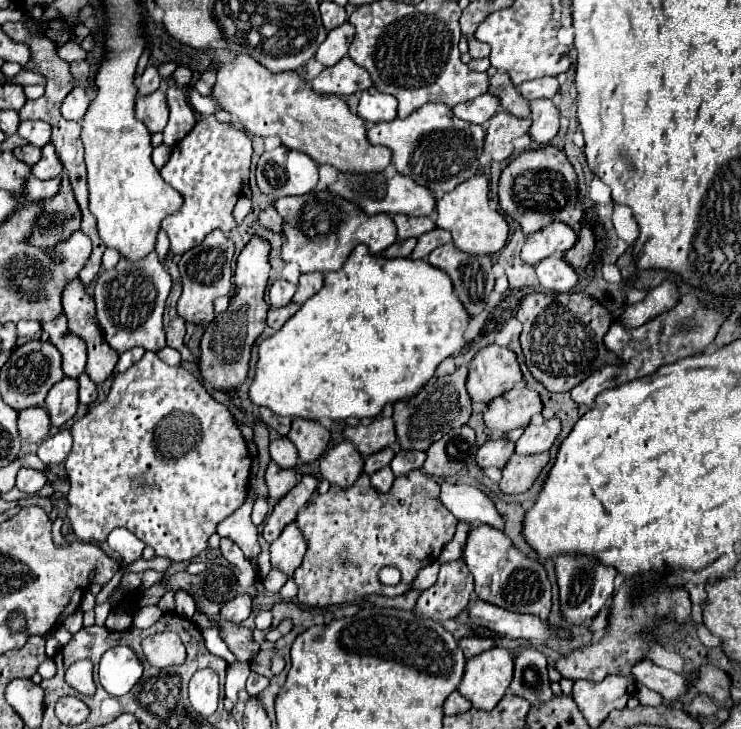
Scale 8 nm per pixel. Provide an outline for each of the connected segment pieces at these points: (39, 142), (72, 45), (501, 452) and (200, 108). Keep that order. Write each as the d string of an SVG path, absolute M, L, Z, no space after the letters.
M26 120L26 122L20 122L18 134L26 138L30 144L42 148L44 144L50 142L50 124L42 120Z
M68 40L66 44L62 44L58 48L58 56L64 60L64 62L74 62L74 60L84 60L86 58L86 50L80 46L80 42L74 42L74 40Z
M492 438L486 444L480 446L476 454L476 464L486 470L486 468L504 468L508 458L514 454L514 442L508 442L504 438Z
M188 86L188 88L186 88L186 92L188 92L190 106L192 106L198 114L208 116L208 114L214 114L214 110L218 108L218 106L216 106L216 102L214 102L210 96L202 96L194 86Z

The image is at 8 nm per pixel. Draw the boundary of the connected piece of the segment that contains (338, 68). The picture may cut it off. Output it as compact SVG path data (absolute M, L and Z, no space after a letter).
M344 56L342 62L324 68L314 80L312 80L312 90L318 94L336 94L336 96L346 96L354 92L364 92L372 86L372 80L368 72L352 62L348 56Z

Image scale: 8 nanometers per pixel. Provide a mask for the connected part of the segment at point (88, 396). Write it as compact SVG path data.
M86 372L78 376L78 382L80 382L80 404L92 404L96 400L96 384L90 380Z

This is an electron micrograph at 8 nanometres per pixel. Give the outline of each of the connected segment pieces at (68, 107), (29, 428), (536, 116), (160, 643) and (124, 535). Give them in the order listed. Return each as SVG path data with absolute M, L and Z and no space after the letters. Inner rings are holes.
M74 88L62 102L62 116L66 120L82 120L82 116L88 112L90 98L84 88Z
M32 406L20 412L18 432L26 442L42 442L50 432L50 416L44 406Z
M532 100L530 108L532 108L530 136L540 144L550 142L558 132L560 110L554 106L552 100Z
M162 632L162 634L144 638L142 652L144 652L146 662L150 662L156 668L178 666L182 664L182 660L186 660L184 644L176 632Z
M114 528L108 536L108 546L120 554L122 568L126 568L134 560L138 560L144 550L144 544L126 528Z

